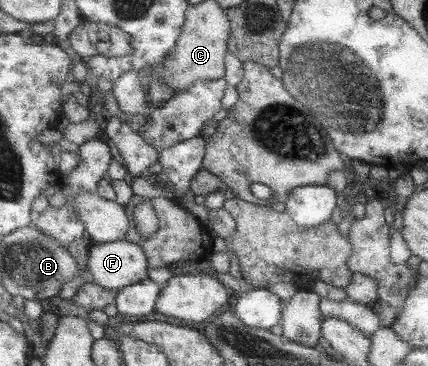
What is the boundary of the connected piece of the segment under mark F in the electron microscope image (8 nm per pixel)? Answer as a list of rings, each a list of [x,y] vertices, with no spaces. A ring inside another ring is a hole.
[[[124,239],[115,242],[99,243],[99,245],[92,247],[88,251],[86,257],[86,269],[81,272],[81,281],[95,283],[111,290],[120,290],[130,284],[148,279],[148,258],[146,251],[139,242],[133,243]]]

